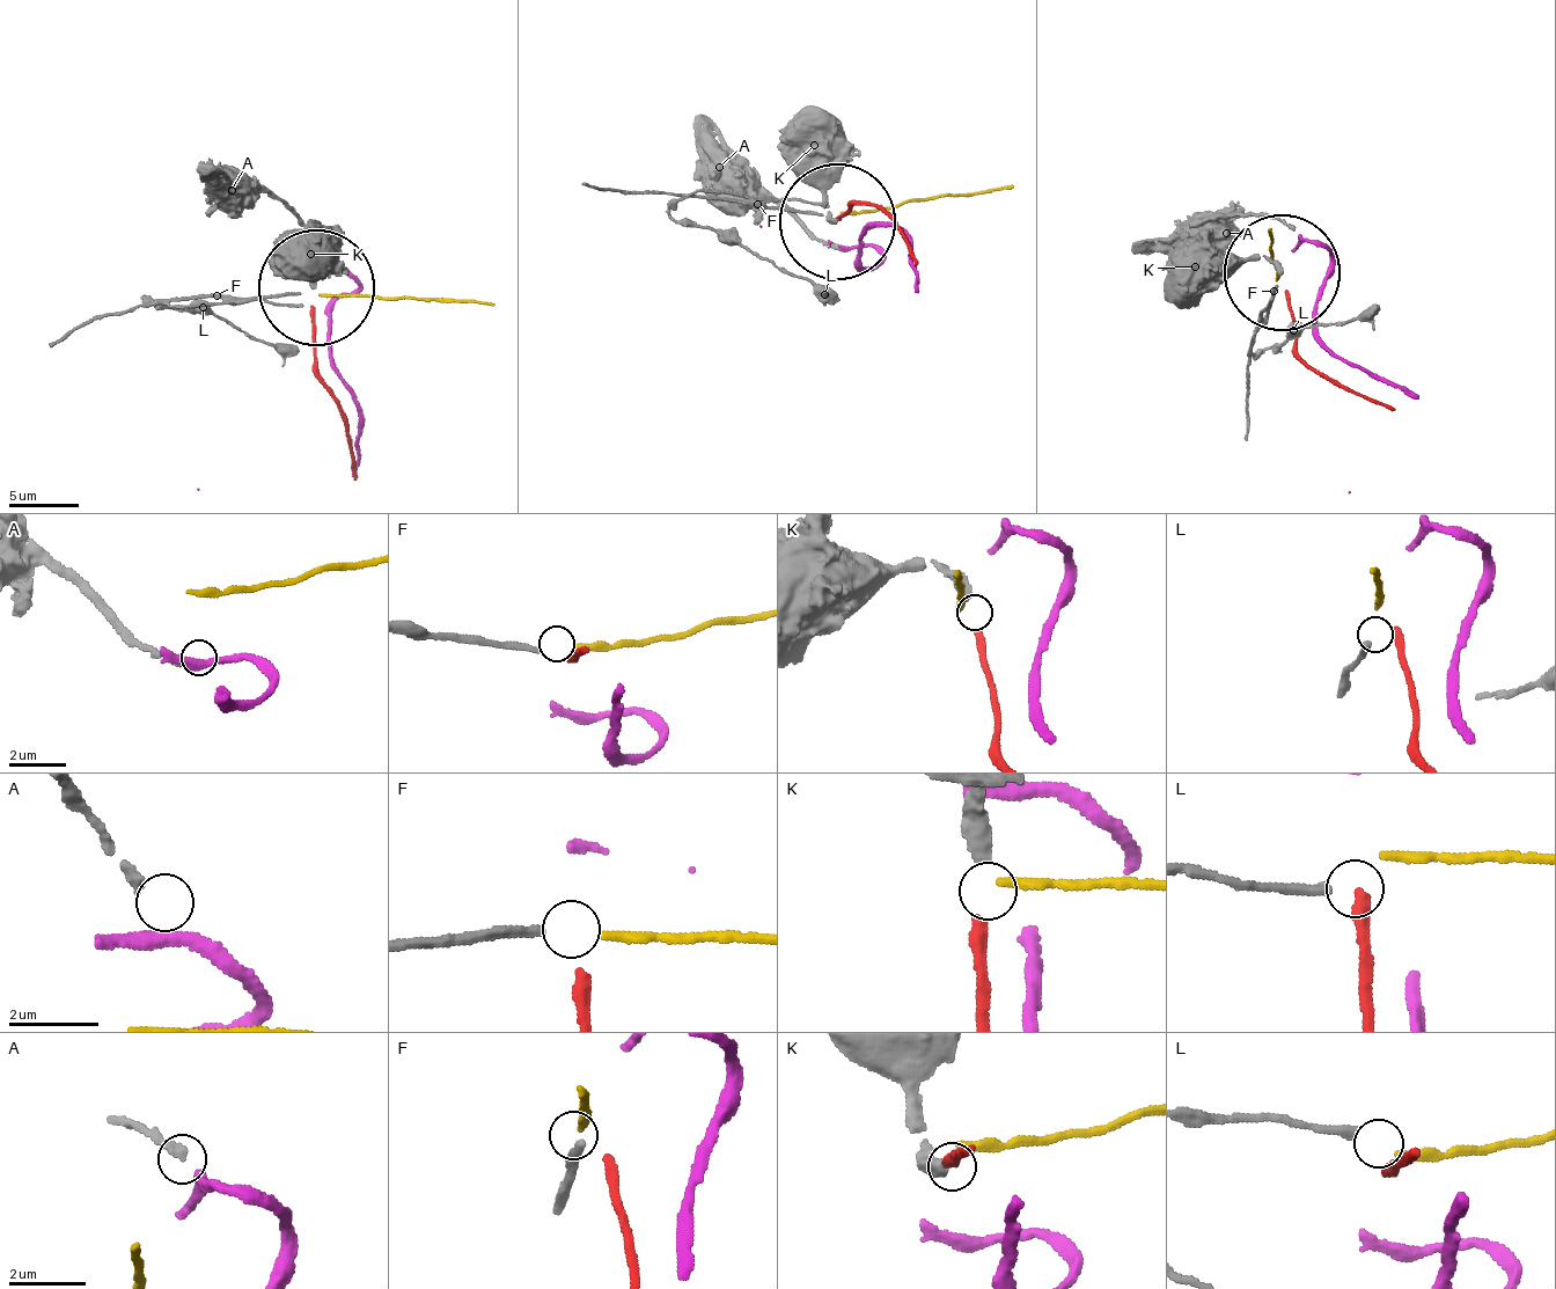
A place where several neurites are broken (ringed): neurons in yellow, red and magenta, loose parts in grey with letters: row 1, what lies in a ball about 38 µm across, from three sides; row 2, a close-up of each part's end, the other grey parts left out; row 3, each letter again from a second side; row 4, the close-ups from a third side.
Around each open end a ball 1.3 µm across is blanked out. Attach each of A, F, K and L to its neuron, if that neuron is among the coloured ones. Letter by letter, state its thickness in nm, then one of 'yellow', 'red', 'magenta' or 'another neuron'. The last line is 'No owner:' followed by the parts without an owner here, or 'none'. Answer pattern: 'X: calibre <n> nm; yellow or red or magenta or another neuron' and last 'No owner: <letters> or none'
A: calibre 240 nm; another neuron
F: calibre 200 nm; yellow
K: calibre 420 nm; red
L: calibre 240 nm; another neuron
No owner: A, L

